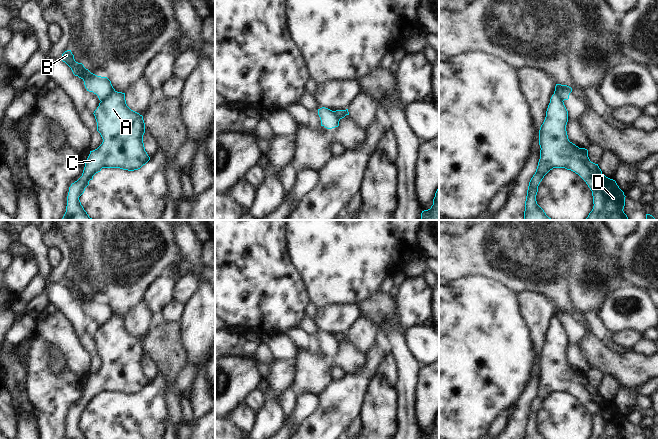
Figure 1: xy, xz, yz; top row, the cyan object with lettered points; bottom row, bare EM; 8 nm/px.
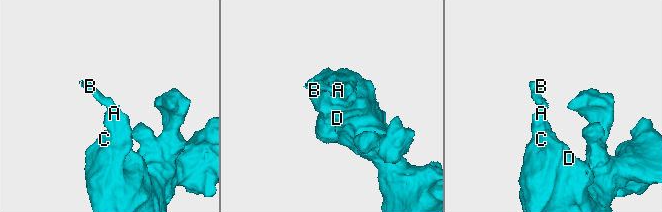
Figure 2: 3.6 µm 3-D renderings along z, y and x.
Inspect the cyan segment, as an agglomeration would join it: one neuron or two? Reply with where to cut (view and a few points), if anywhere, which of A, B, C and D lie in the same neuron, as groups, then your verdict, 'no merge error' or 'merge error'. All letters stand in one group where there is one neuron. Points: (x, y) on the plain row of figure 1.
cut in xy along (114, 314), (101, 325); A C D / B; merge error

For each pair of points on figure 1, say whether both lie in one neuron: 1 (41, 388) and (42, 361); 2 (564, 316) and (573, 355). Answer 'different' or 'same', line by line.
1: same
2: same

